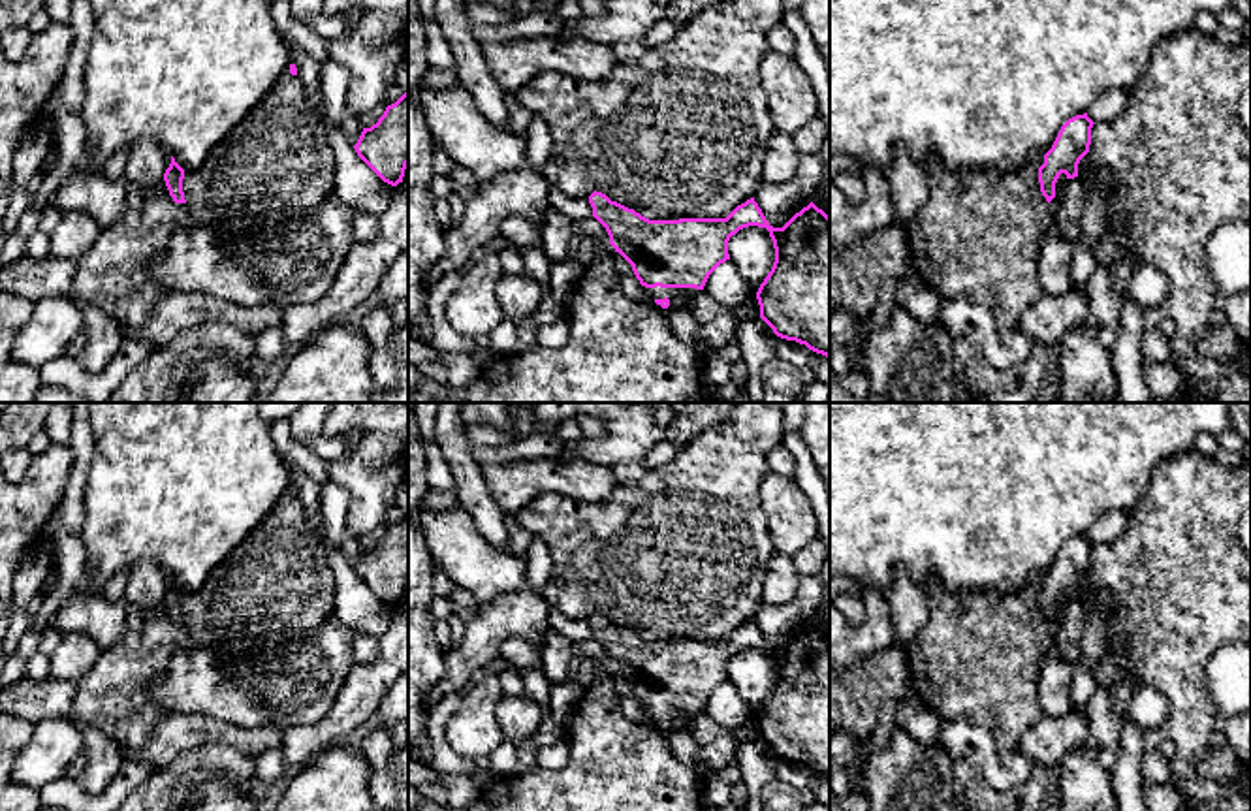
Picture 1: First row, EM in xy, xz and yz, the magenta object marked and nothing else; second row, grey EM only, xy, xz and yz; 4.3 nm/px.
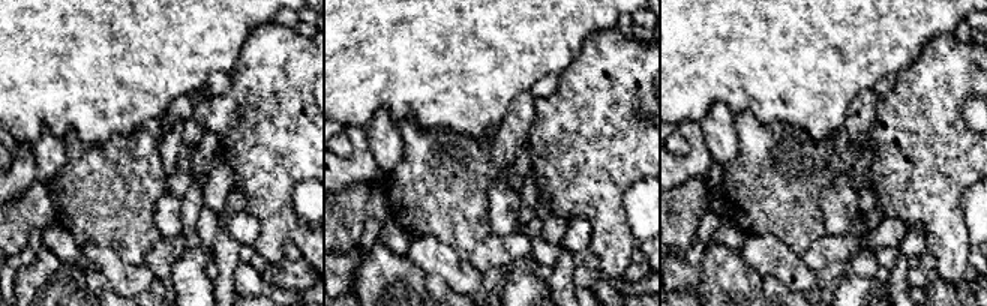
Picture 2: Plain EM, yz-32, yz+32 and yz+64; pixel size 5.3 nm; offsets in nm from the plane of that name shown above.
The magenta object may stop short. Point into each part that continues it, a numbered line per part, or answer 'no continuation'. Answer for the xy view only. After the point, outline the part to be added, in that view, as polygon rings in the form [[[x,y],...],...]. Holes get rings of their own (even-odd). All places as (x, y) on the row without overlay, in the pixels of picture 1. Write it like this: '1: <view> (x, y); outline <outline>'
no continuation

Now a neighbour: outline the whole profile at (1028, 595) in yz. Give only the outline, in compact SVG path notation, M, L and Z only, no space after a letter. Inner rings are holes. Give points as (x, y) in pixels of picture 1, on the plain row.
M931 576L926 583L929 617L903 647L911 691L941 719L967 719L984 726L1003 749L1018 749L1021 736L1044 717L1037 677L1053 636L1040 613L1044 576L1031 576L1018 593L995 587L950 593Z

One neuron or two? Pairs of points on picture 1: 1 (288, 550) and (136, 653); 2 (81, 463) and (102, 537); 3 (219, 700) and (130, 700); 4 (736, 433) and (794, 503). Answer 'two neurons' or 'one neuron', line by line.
1: one neuron
2: two neurons
3: two neurons
4: two neurons

